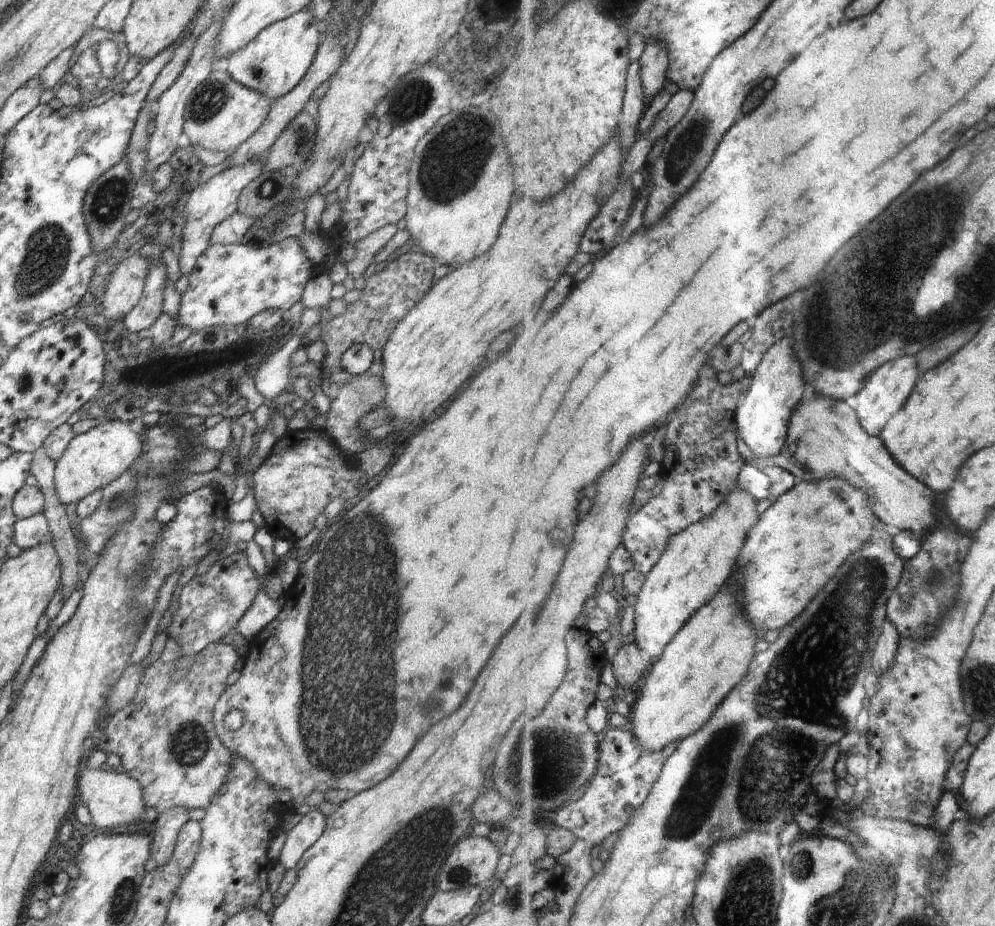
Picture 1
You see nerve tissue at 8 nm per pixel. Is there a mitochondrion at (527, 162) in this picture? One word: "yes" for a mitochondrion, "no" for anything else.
no

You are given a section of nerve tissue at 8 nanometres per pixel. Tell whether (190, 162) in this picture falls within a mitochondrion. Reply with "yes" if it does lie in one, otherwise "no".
no

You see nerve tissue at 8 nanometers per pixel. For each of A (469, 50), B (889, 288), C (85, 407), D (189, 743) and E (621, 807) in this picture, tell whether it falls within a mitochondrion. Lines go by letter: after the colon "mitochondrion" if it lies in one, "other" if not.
A: other
B: other
C: other
D: mitochondrion
E: other

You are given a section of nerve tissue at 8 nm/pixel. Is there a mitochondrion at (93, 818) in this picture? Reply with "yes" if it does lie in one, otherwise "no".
no

